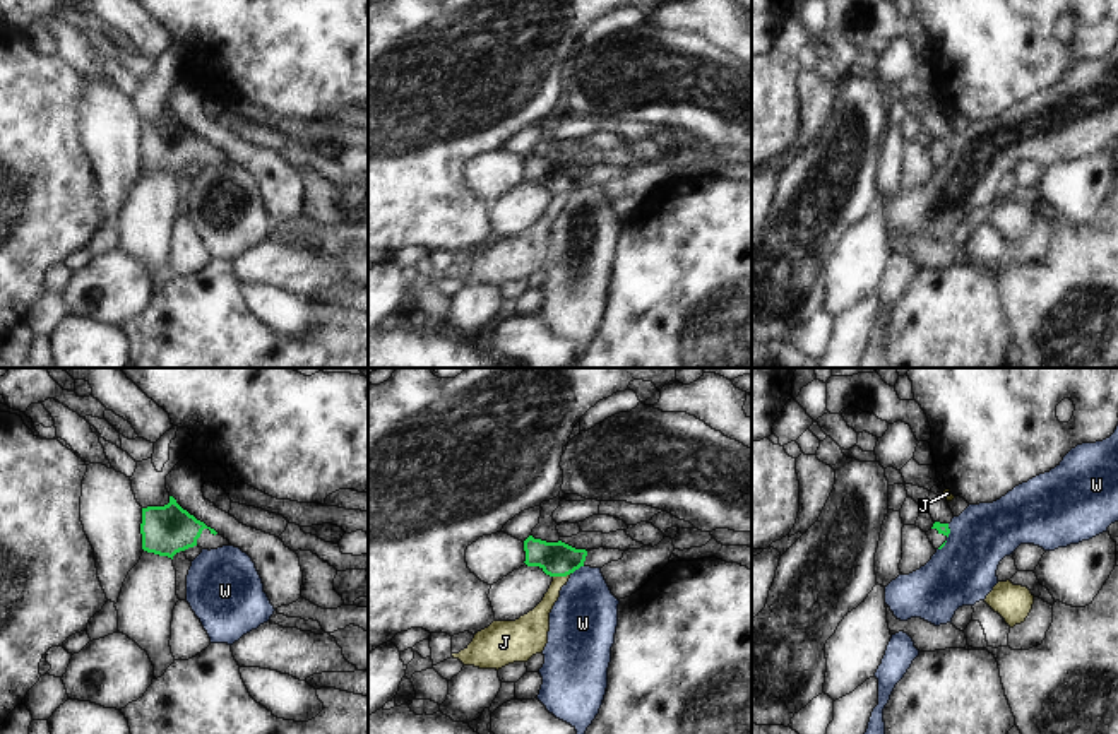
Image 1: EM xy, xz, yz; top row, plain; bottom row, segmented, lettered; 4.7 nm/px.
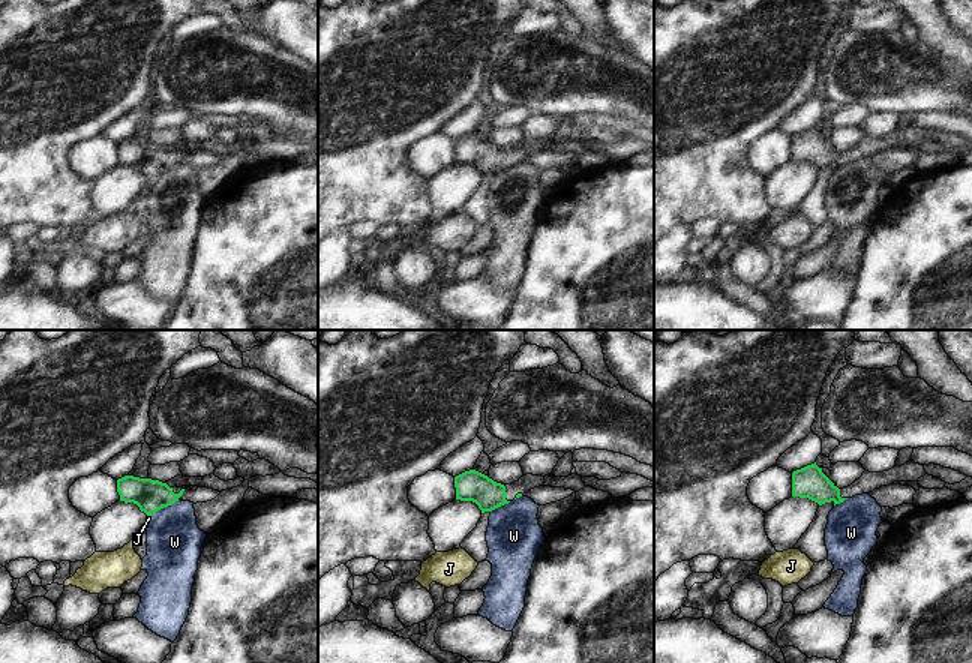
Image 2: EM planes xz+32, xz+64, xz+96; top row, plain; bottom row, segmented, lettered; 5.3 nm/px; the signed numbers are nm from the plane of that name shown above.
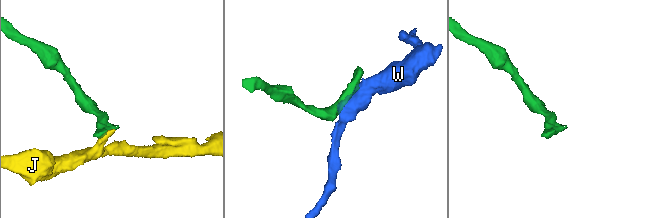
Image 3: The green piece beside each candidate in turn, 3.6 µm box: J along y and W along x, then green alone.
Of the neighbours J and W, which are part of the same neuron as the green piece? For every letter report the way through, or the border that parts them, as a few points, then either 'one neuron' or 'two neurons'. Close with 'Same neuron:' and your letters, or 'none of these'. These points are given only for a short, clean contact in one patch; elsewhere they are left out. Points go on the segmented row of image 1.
J: border xz (570, 572), (553, 577); two neurons
W: border xz (582, 565), (572, 574); two neurons
Same neuron: none of these

